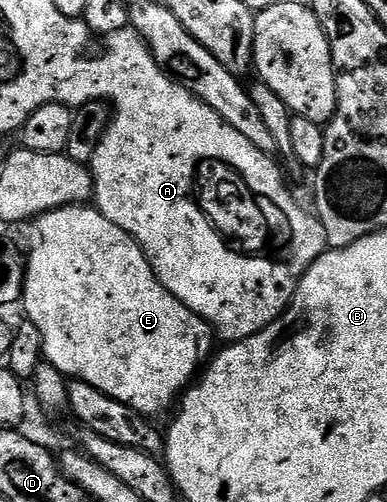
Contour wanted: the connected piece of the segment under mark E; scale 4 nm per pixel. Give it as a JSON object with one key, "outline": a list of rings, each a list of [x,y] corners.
{"outline":[[[86,204],[66,205],[60,209],[51,209],[48,213],[43,213],[30,222],[29,229],[31,229],[31,254],[28,252],[25,257],[21,309],[27,312],[26,320],[37,327],[46,361],[53,363],[53,367],[57,367],[57,371],[61,371],[64,377],[84,381],[89,383],[89,387],[97,387],[97,391],[117,399],[117,403],[125,403],[129,407],[133,407],[133,411],[137,411],[142,417],[155,419],[158,413],[165,412],[167,408],[170,410],[180,400],[184,390],[196,380],[204,362],[212,356],[211,336],[213,337],[213,330],[211,326],[193,311],[189,311],[189,307],[185,307],[185,303],[178,301],[156,279],[155,271],[148,263],[147,256],[143,254],[139,244],[125,231],[121,231],[121,227],[117,227],[117,223],[105,219],[105,215],[101,215],[98,209],[88,207]]]}

